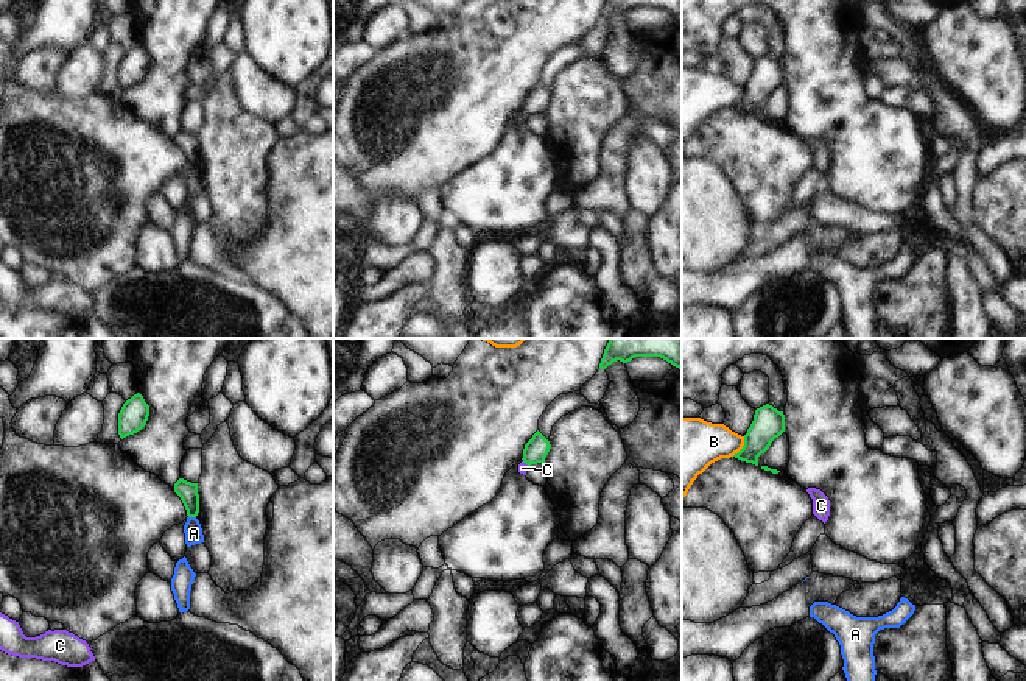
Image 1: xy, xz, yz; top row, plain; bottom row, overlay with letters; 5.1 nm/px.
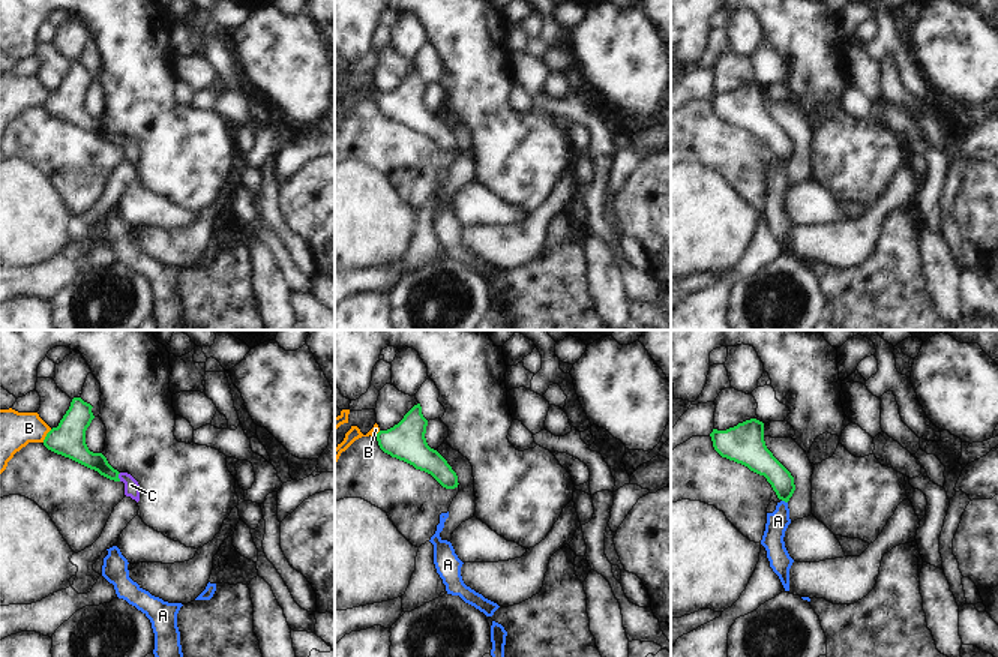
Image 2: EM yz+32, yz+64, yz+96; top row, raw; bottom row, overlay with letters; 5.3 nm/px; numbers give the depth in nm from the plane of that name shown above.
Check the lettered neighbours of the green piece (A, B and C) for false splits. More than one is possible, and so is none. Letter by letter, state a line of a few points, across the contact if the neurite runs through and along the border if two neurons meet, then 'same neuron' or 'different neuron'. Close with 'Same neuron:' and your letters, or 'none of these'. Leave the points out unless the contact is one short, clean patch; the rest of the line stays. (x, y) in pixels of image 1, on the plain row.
A: line xy (189, 167), (195, 169); different neuron
B: line yz (744, 88), (744, 95), (732, 106); different neuron
C: line xz (536, 100), (525, 112), (522, 119); same neuron
Same neuron: C

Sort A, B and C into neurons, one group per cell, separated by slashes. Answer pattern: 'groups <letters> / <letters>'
groups A / B / C

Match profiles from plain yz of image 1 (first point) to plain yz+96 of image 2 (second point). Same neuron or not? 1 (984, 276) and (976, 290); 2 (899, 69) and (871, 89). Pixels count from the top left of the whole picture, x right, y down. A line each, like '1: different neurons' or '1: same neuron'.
1: same neuron
2: same neuron

